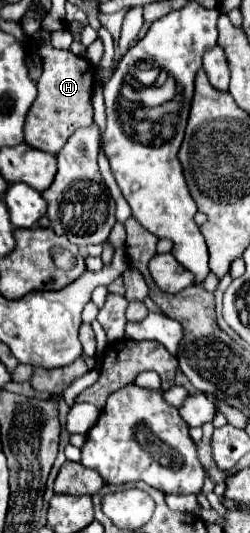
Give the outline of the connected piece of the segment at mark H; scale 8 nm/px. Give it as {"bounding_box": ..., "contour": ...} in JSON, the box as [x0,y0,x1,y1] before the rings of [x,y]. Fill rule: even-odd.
{"bounding_box":[25,31,95,155],"contour":[[[37,31],[31,39],[35,51],[43,59],[43,75],[37,83],[37,99],[33,101],[25,119],[25,143],[39,151],[57,155],[77,129],[93,125],[91,95],[95,85],[95,69],[87,59],[73,55],[69,49],[53,47],[47,31]]]}

